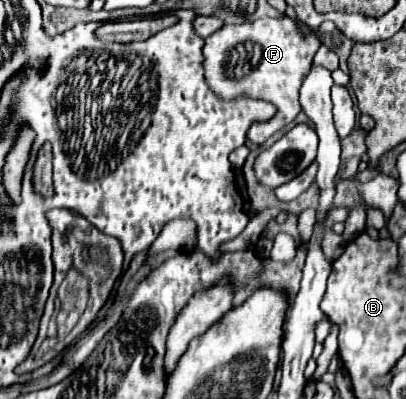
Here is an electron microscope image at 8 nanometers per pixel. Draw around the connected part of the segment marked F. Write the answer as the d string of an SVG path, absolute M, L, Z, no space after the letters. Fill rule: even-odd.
M287 16L285 18L261 18L261 20L245 22L245 24L227 24L219 32L211 34L205 40L205 48L203 48L203 54L205 54L205 78L207 78L207 84L211 86L211 90L215 94L219 94L223 100L227 100L227 98L233 100L239 94L247 94L251 98L269 100L277 108L275 118L271 118L269 122L257 122L247 132L247 138L251 142L263 144L277 130L281 130L283 126L293 122L295 116L301 112L301 104L297 100L299 86L301 86L301 82L308 74L307 72L311 64L313 64L313 56L319 50L319 46L321 46L321 40L315 34L305 36L301 32L301 28Z

